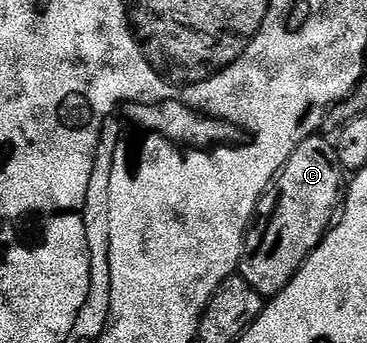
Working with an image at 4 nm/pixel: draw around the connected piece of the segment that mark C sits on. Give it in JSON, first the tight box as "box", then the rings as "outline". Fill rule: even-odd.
{"box":[238,136,346,299],"outline":[[[320,136],[305,139],[290,159],[286,159],[276,180],[265,191],[248,227],[238,273],[265,299],[275,297],[291,283],[305,259],[320,246],[320,240],[333,224],[334,214],[341,208],[346,177],[335,144]]]}

